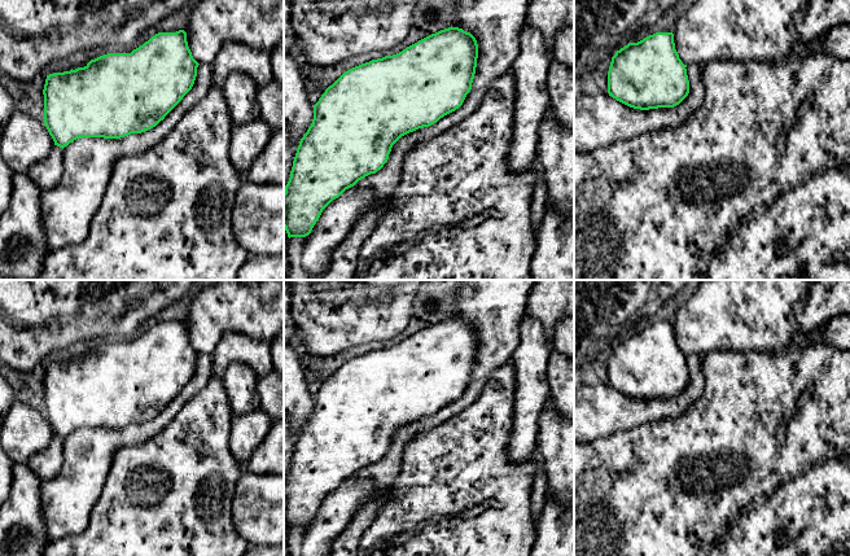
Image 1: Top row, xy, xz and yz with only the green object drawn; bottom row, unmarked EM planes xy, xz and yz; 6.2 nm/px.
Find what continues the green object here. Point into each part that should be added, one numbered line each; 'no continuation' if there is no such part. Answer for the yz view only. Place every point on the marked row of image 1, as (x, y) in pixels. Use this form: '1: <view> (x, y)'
no continuation

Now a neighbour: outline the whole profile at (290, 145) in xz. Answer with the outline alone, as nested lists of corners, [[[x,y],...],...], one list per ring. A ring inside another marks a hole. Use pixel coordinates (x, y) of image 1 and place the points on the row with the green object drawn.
[[[284,123],[284,193],[285,193],[285,185],[289,181],[290,171],[293,167],[293,161],[297,153],[297,148],[299,145],[299,141],[295,141],[286,124]]]

